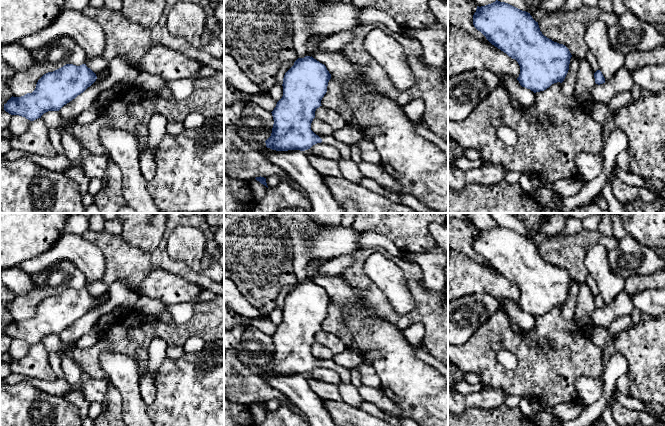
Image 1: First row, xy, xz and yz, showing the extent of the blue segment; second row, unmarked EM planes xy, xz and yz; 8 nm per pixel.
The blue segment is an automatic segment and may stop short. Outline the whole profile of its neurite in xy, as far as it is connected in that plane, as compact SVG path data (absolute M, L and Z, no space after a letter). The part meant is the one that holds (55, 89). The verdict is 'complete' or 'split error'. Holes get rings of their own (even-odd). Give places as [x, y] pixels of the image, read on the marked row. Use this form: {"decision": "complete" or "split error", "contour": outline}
{"decision": "split error", "contour": "M87 60L80 66L66 64L44 74L32 93L21 97L12 96L4 104L4 110L11 115L34 121L48 111L59 111L90 87L97 78L108 77L109 72L106 64L99 64L92 71Z"}

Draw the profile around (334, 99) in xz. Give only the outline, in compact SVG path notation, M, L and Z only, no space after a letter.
M332 77L328 82L327 92L321 100L321 105L339 113L347 123L352 119L352 109L346 101L344 90L341 84Z

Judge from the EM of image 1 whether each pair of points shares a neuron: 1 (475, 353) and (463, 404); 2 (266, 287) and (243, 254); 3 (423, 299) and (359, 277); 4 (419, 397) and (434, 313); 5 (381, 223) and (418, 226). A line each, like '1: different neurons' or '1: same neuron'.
1: different neurons
2: same neuron
3: same neuron
4: different neurons
5: same neuron

